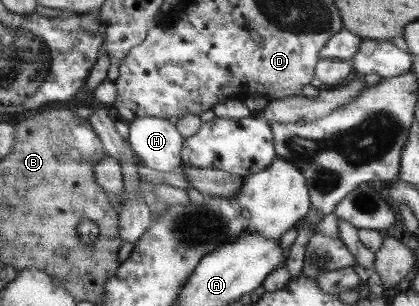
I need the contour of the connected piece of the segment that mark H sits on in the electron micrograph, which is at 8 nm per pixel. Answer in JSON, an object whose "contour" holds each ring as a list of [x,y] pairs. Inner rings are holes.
{"contour":[[[142,117],[128,125],[127,141],[140,158],[140,164],[154,171],[181,169],[184,137],[178,127],[158,117]]]}

